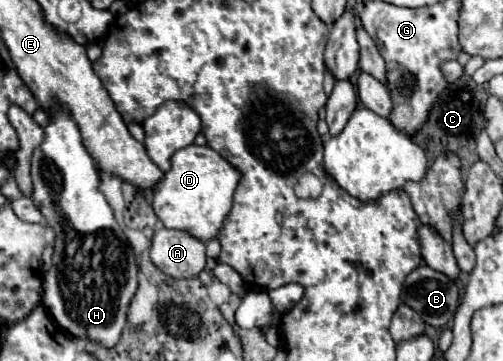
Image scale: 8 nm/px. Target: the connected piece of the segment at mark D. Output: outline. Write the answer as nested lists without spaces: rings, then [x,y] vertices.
[[[195,143],[179,149],[173,153],[171,157],[171,169],[165,171],[163,179],[157,181],[151,189],[153,197],[151,197],[151,207],[155,211],[155,215],[163,221],[163,225],[167,229],[183,229],[187,233],[191,233],[193,237],[201,239],[203,243],[207,243],[209,239],[217,237],[217,229],[221,229],[227,213],[231,211],[233,205],[233,191],[239,183],[239,173],[237,169],[233,169],[233,165],[229,165],[217,151],[213,151],[211,147],[199,147]]]

